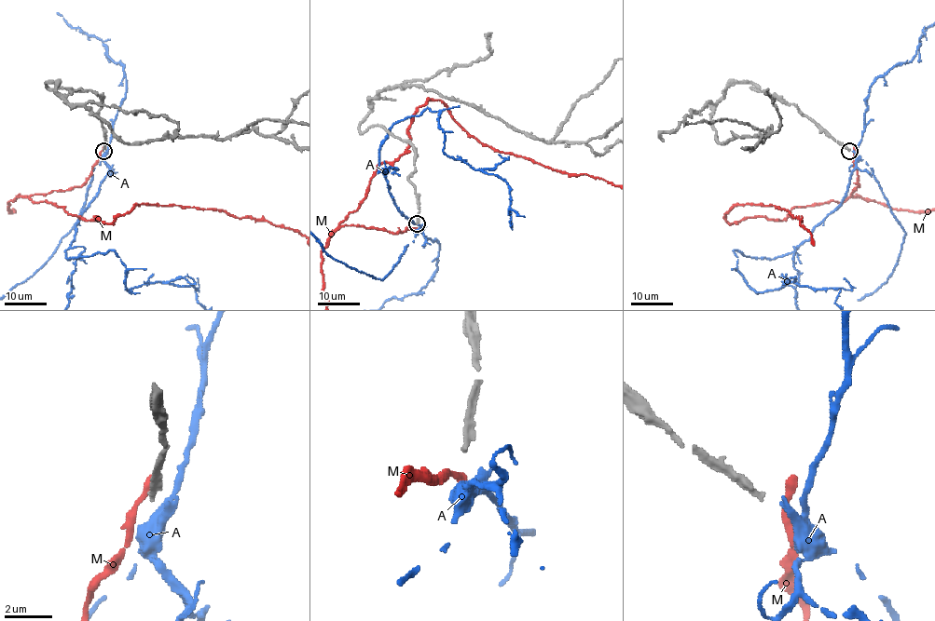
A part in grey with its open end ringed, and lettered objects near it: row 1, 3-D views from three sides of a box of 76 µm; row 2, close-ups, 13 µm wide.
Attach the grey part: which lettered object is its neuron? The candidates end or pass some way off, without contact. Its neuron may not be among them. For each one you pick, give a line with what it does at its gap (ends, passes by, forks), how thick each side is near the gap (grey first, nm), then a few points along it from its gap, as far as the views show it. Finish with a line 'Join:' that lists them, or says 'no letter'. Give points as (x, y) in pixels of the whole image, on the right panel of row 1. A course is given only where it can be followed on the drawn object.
Join: no letter

